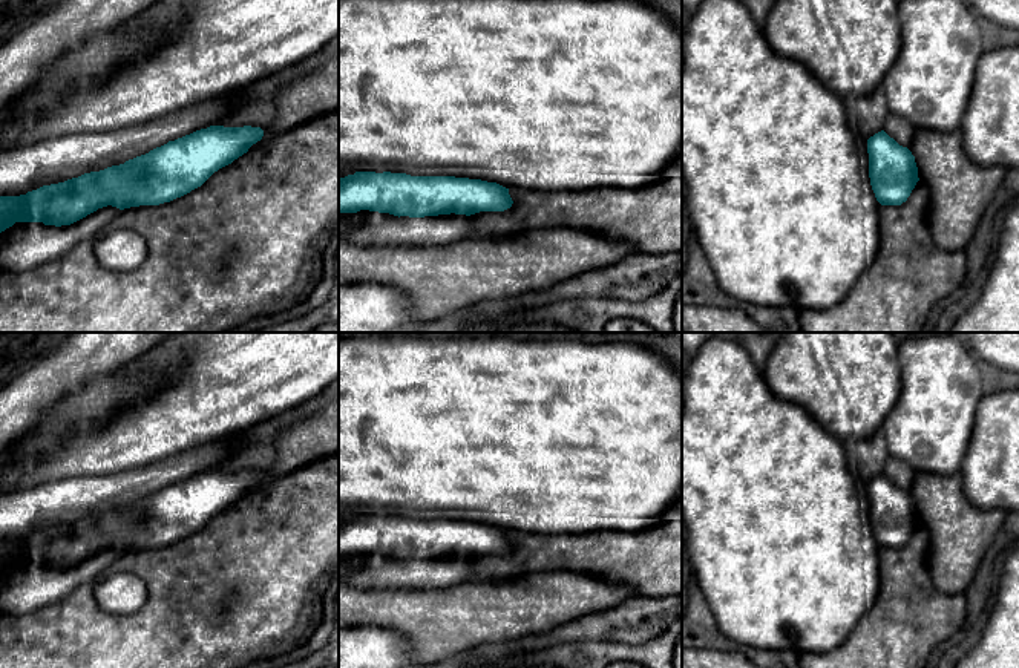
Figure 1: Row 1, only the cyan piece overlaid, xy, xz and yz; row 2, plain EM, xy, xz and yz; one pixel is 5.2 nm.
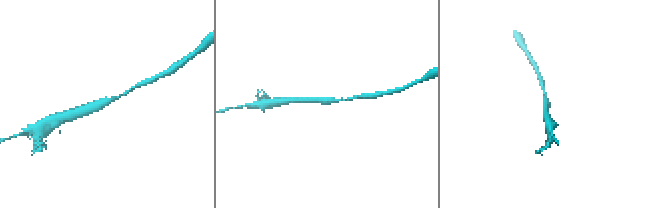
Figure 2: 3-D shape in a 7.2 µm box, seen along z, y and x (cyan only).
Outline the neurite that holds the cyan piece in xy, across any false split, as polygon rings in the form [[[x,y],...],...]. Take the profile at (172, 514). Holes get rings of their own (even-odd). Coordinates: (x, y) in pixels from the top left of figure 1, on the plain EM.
[[[210,469],[136,499],[120,509],[84,516],[64,526],[43,529],[20,539],[0,539],[0,576],[15,565],[70,568],[98,552],[112,548],[120,553],[139,548],[159,548],[201,530],[215,515],[231,507],[260,484],[260,470]]]

